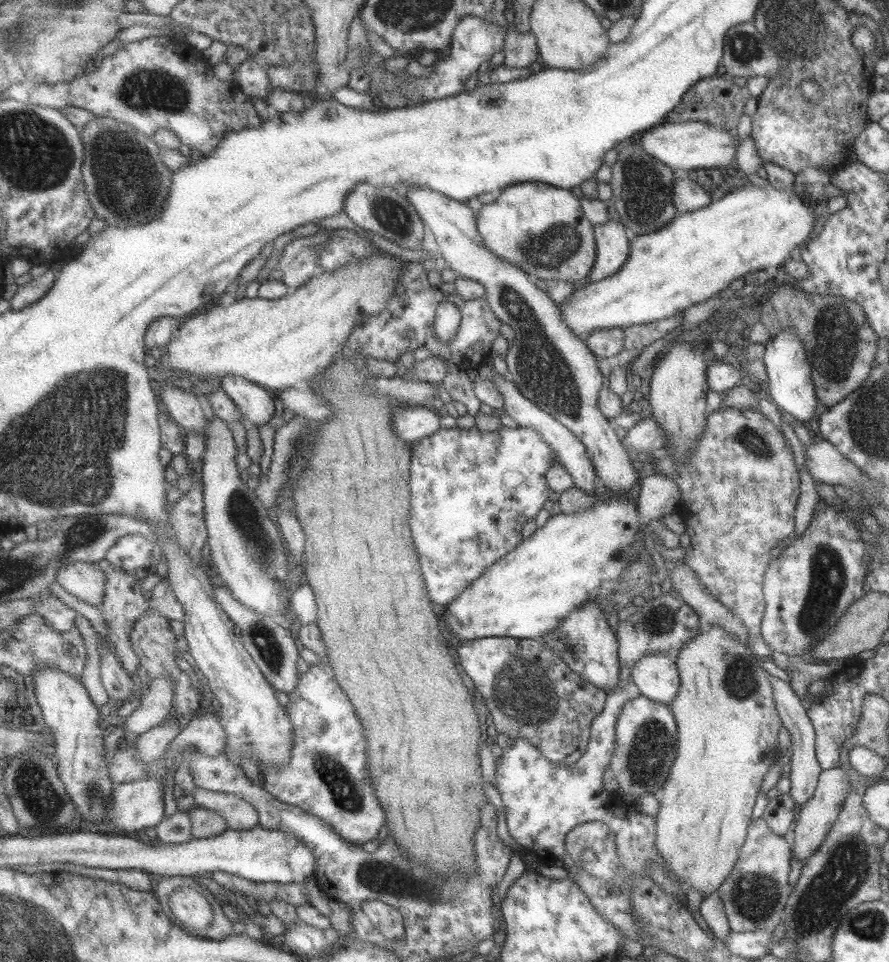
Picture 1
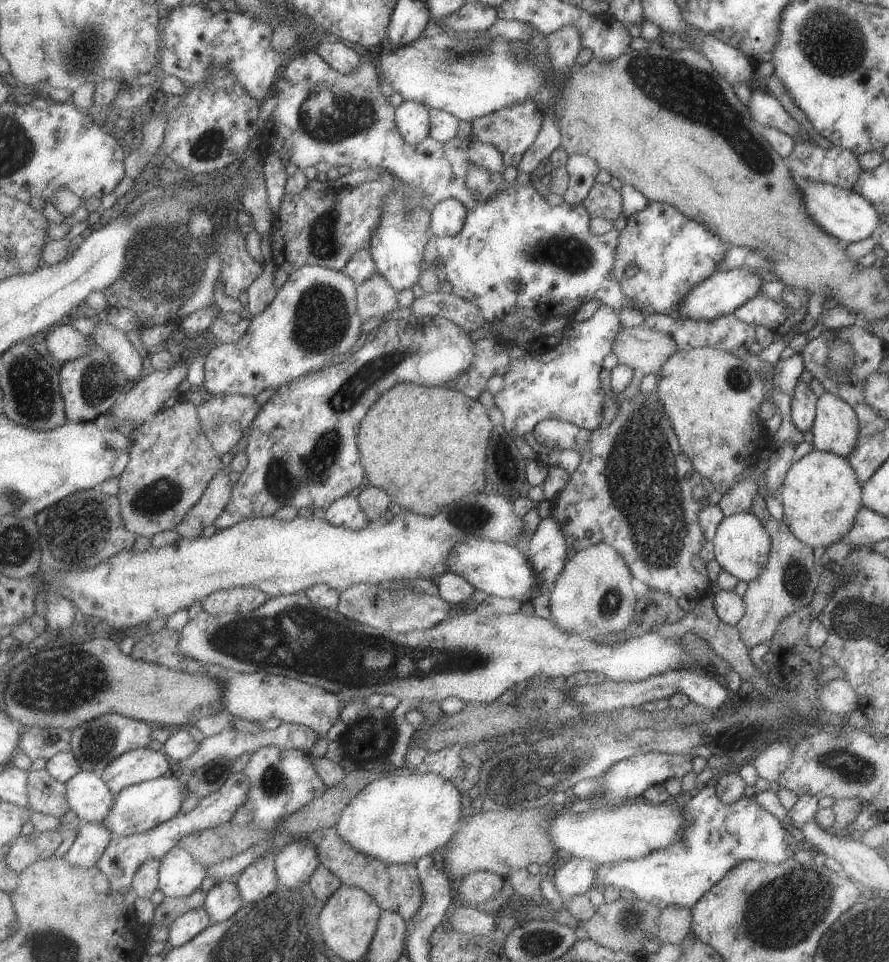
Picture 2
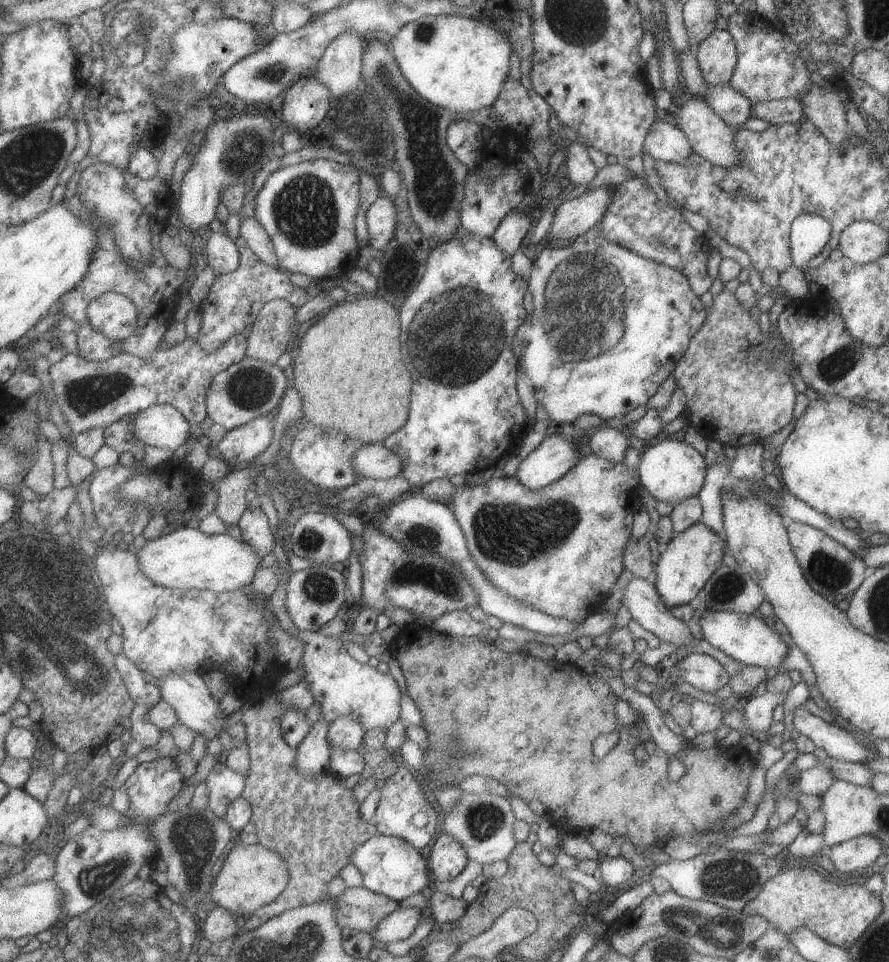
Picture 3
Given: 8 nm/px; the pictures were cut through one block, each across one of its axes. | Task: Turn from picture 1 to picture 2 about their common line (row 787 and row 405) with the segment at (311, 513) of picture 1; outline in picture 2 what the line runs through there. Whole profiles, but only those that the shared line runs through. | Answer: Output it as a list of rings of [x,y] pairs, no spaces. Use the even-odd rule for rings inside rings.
[[[398,383],[370,409],[360,427],[358,448],[366,469],[367,484],[385,490],[401,509],[435,517],[443,506],[462,500],[469,494],[484,492],[488,488],[485,460],[495,426],[489,410],[479,399],[472,400],[456,388],[451,390]]]

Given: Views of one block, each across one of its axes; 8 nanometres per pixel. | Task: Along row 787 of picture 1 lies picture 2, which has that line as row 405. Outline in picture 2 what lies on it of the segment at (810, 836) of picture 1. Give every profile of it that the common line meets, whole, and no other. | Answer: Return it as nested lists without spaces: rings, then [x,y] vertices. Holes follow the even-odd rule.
[[[826,391],[819,396],[810,429],[814,449],[846,458],[856,446],[858,429],[856,415],[849,404]]]

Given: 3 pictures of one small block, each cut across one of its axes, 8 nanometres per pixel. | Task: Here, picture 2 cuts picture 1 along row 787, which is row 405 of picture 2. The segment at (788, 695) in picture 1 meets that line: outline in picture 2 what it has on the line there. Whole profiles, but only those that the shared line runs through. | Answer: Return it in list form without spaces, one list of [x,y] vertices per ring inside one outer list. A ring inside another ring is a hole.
[[[800,379],[795,384],[794,394],[790,398],[791,421],[801,433],[805,433],[812,428],[818,398],[811,392],[808,384]]]

